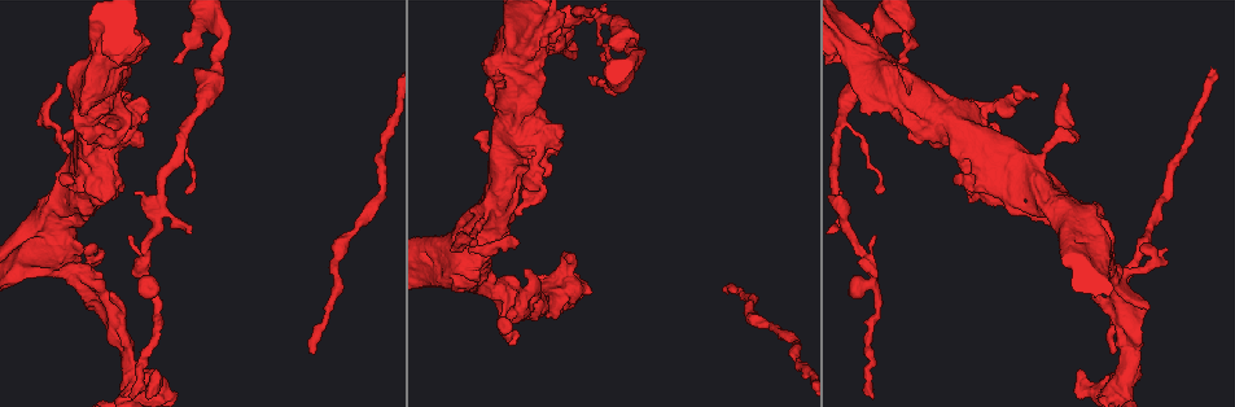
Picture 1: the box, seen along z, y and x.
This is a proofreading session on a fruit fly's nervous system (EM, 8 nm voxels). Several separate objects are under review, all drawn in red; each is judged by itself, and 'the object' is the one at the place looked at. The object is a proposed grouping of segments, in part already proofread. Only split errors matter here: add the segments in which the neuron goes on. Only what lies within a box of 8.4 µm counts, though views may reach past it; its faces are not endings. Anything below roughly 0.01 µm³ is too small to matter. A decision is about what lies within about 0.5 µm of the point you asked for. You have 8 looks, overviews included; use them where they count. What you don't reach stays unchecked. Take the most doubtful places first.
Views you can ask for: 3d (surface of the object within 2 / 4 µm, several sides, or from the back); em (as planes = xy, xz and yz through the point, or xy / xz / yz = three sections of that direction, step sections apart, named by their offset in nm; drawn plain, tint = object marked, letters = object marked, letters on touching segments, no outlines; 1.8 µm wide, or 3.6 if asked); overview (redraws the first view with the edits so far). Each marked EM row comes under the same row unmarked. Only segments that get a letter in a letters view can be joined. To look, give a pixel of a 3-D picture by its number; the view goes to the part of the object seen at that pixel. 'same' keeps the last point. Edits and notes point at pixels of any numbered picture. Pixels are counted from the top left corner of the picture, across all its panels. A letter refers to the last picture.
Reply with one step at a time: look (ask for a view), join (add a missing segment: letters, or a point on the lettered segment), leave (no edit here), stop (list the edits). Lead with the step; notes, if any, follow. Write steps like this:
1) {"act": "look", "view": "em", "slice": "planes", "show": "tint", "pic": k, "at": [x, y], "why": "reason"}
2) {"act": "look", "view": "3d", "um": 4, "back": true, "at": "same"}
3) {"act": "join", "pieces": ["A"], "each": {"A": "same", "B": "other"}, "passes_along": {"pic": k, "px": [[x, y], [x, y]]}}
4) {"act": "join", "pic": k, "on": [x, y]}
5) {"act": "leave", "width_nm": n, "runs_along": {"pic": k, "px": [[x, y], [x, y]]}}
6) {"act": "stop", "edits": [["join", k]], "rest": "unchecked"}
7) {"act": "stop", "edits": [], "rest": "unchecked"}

{"act": "look", "view": "3d", "um": 2, "pic": 1, "at": [512, 345], "why": "free end"}

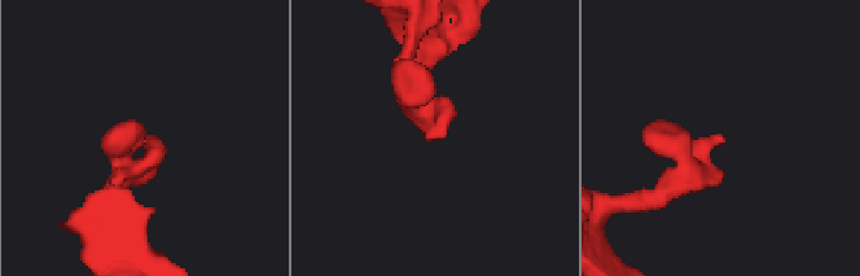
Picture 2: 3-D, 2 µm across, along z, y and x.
{"act": "look", "view": "em", "slice": "yz", "step": 4, "show": "tint", "pic": 2, "at": [430, 133], "why": "shape alone is not enough"}

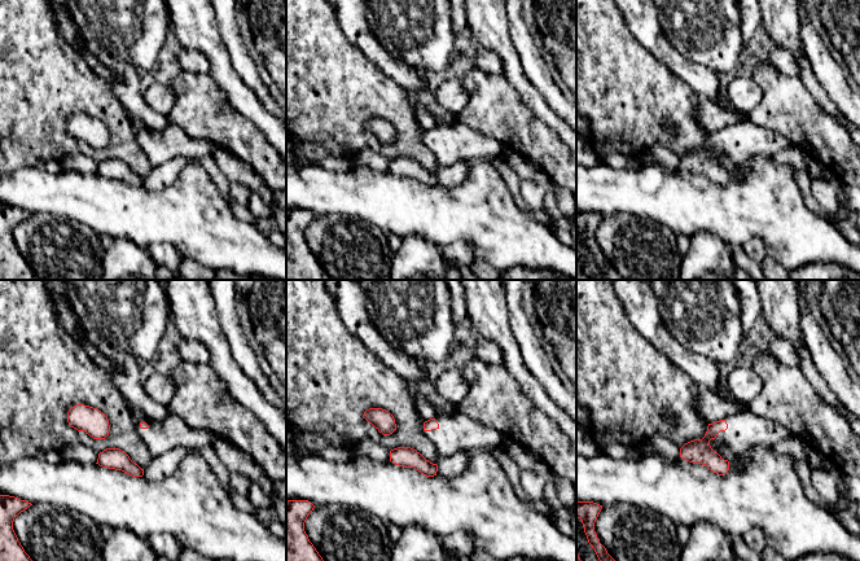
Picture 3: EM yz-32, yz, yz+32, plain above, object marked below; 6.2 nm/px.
{"act": "look", "view": "em", "slice": "yz", "step": 4, "show": "letters", "at": "same", "why": "what lies round it"}

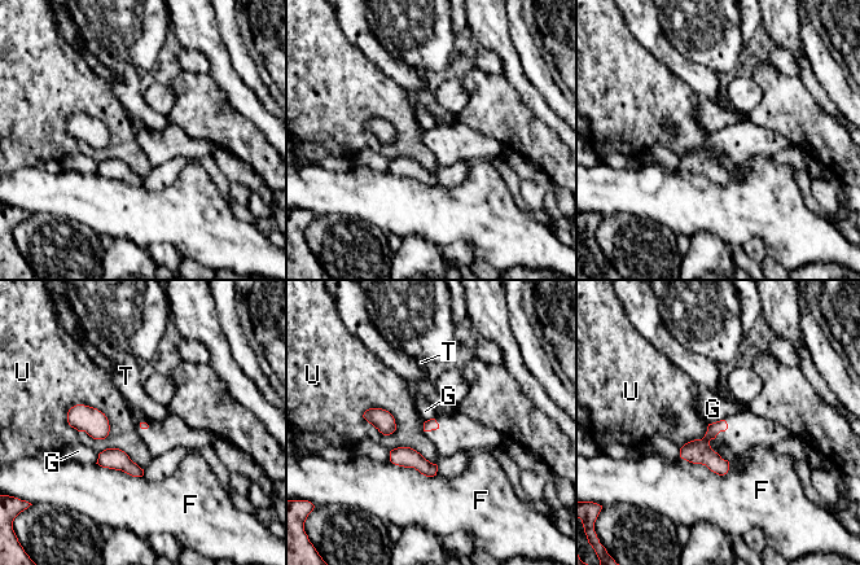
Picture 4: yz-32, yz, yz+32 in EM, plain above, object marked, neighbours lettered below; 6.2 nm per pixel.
{"act": "leave", "each": {"F": "other", "G": "other", "T": "other", "U": "other"}, "border": {"pic": 4, "px": [[723, 419], [709, 424]]}, "found": "none of them fits"}

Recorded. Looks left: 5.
{"act": "look", "view": "3d", "um": 4, "pic": 1, "at": [548, 49], "why": "thin end"}

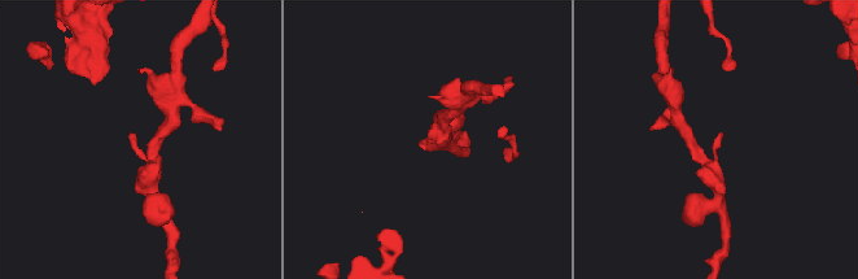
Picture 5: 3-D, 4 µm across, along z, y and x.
{"act": "look", "view": "em", "slice": "planes", "show": "letters", "pic": 5, "at": [720, 133]}

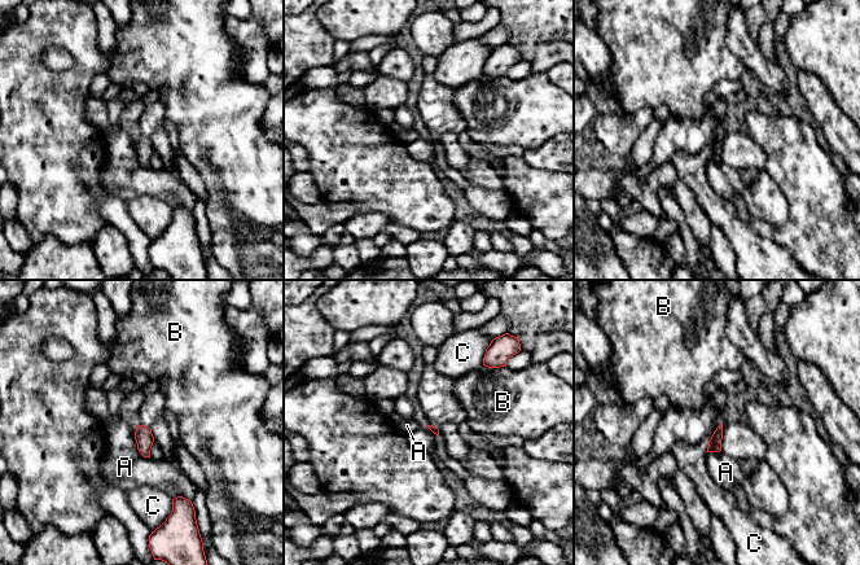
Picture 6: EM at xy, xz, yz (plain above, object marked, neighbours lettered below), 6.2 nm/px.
{"act": "leave", "each": {"A": "other", "B": "other", "C": "other"}, "border": {"pic": 6, "px": [[134, 434], [136, 449], [149, 458]]}, "found": "none of them fits"}

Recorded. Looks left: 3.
{"act": "look", "view": "em", "um": 3.6, "slice": "planes", "show": "tint", "pic": 1, "at": [974, 112], "why": "thick turns thin"}

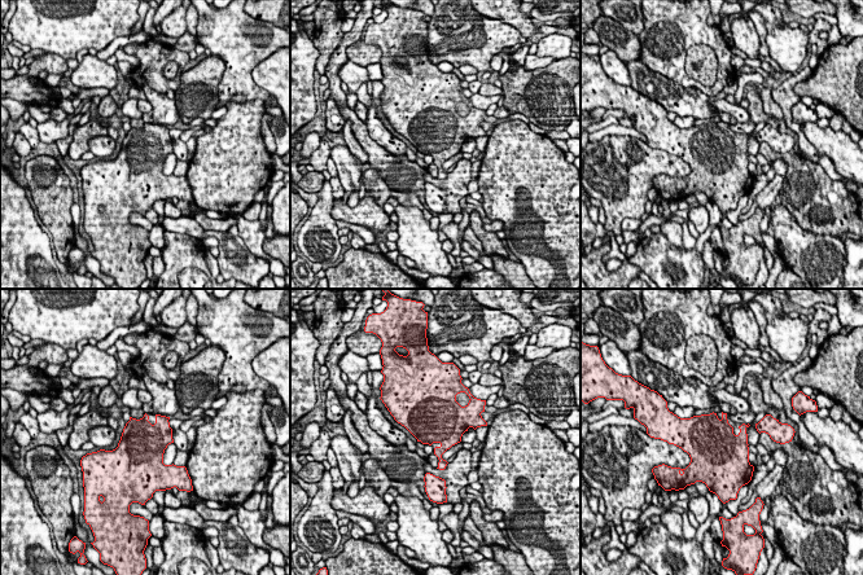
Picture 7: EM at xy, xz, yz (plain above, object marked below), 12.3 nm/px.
{"act": "look", "view": "em", "um": 3.6, "slice": "planes", "show": "letters", "at": "same"}

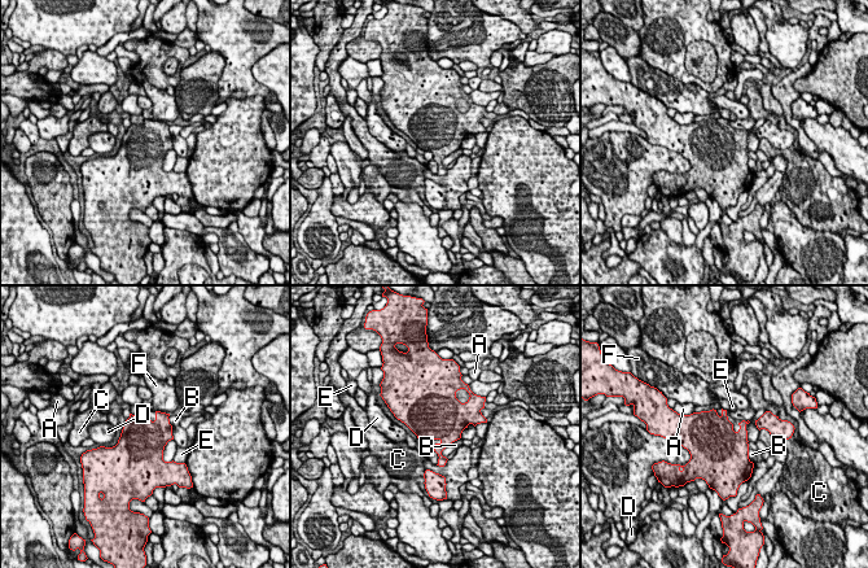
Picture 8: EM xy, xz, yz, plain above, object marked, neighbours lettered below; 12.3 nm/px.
{"act": "leave", "each": {"A": "other", "B": "other", "C": "other", "D": "other", "E": "other", "F": "other"}, "border": {"pic": 8, "px": [[460, 437], [452, 441], [441, 454]]}, "found": "no lettered segment goes on from it"}

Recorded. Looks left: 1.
{"act": "stop", "edits": [], "rest": "unchecked"}

